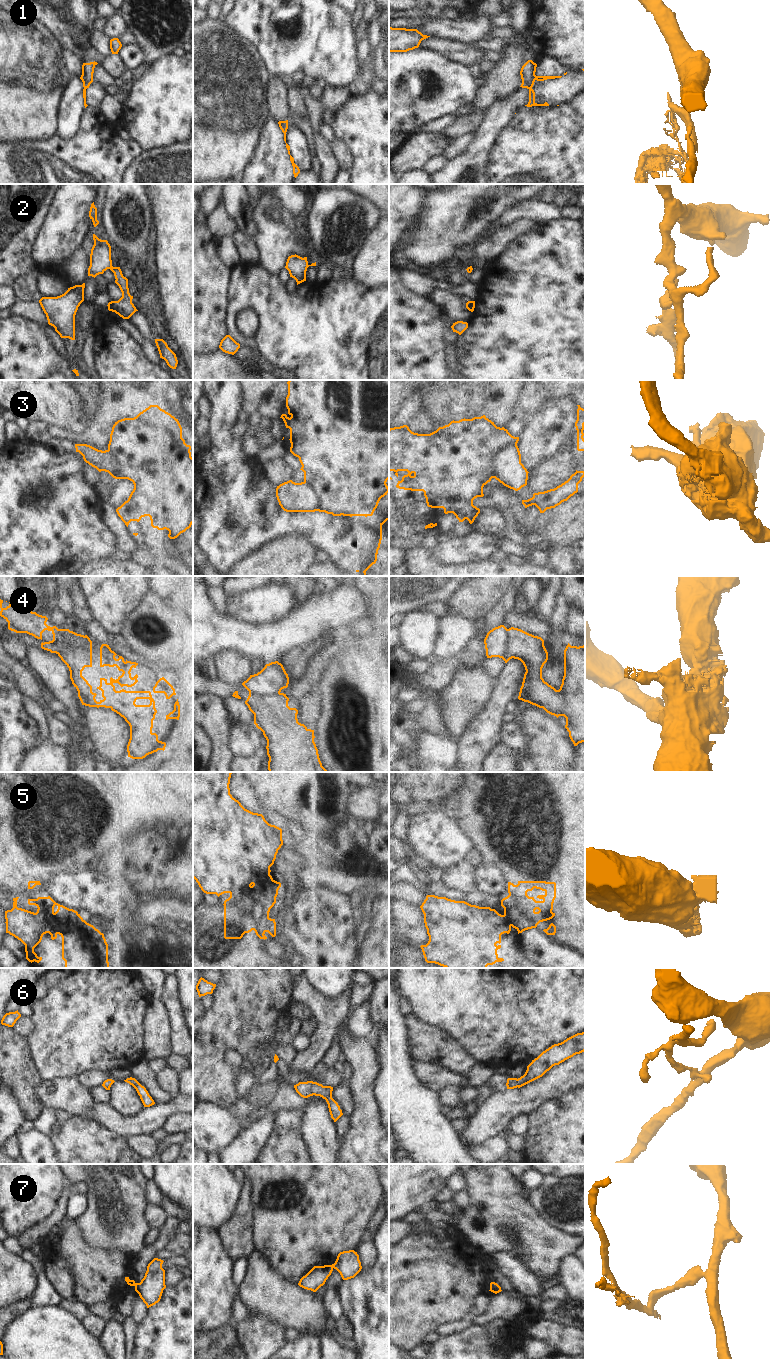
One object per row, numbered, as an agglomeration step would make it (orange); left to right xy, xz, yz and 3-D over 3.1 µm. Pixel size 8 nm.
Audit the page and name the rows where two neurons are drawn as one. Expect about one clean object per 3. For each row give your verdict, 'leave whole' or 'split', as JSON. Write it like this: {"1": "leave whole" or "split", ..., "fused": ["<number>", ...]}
{"1": "split", "2": "split", "3": "split", "4": "split", "5": "split", "6": "leave whole", "7": "split", "fused": ["1", "2", "3", "4", "5", "7"]}

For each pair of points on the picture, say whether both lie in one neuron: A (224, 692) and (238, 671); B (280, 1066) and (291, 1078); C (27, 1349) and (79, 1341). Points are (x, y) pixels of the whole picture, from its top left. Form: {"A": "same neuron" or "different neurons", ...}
{"A": "different neurons", "B": "same neuron", "C": "same neuron"}

